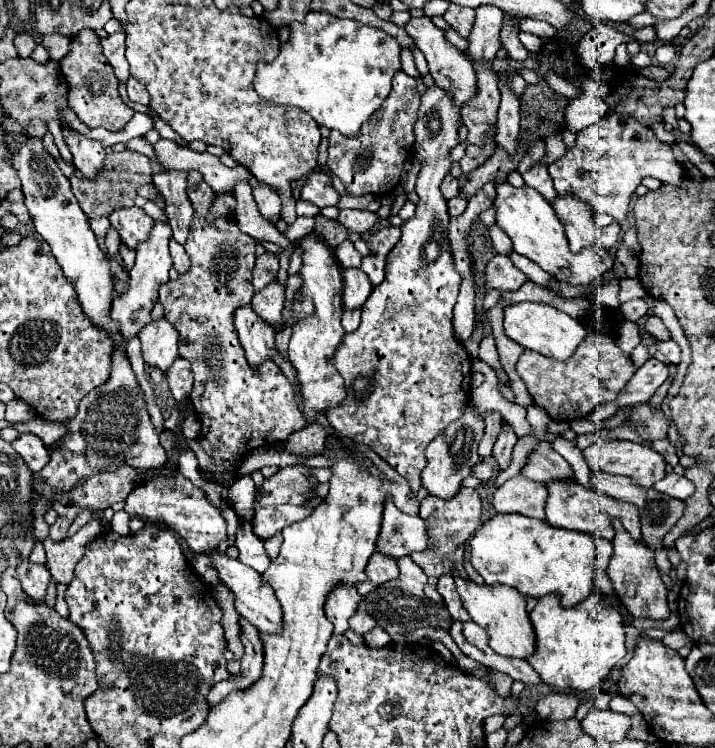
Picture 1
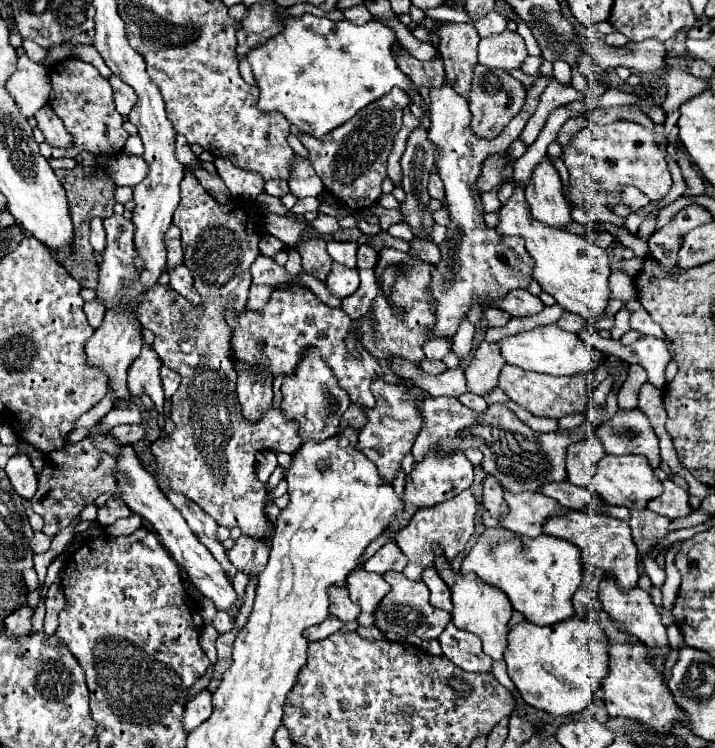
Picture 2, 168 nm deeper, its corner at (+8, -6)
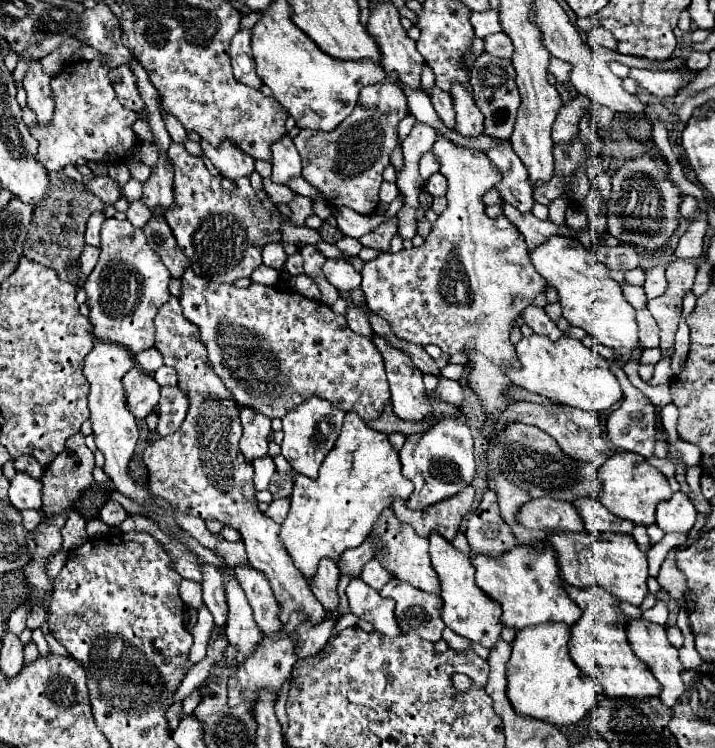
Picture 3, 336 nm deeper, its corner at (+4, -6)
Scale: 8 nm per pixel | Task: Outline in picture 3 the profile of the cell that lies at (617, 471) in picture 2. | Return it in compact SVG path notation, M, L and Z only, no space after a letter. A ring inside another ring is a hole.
M617 452L611 458L607 458L603 468L599 470L599 480L603 484L598 496L601 504L615 516L627 518L633 524L645 524L645 526L653 524L655 506L661 500L669 500L673 494L667 478L635 452Z

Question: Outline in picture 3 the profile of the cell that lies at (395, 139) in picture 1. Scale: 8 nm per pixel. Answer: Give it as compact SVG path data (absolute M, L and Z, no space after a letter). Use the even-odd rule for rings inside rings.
M381 82L363 88L357 108L339 128L331 132L307 128L293 138L303 158L303 178L319 188L331 206L349 206L359 214L373 214L379 204L381 172L391 164L391 148L397 144L397 124L407 114L407 98L397 84Z

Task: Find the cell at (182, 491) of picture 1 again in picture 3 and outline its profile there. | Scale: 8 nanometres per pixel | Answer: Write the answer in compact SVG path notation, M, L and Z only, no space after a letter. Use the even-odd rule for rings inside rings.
M115 500L105 502L105 506L103 506L101 512L99 512L99 518L101 518L107 526L119 526L127 516L129 516L129 514L125 512L125 508L123 508L119 502L115 502Z

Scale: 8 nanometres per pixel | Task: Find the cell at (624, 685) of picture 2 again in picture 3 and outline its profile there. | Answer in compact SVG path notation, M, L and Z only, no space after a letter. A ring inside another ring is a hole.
M565 584L565 590L583 612L577 624L571 626L569 654L579 668L583 668L593 680L597 680L603 686L603 696L611 700L613 698L649 700L651 696L659 696L661 684L655 680L651 670L631 650L631 644L625 634L627 616L621 614L617 606L611 606L611 604L617 604L619 600L599 586L579 590Z

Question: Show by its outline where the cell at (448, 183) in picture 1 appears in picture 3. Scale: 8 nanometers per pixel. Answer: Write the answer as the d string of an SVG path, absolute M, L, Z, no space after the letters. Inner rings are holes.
M433 174L427 182L425 182L425 190L431 194L431 196L445 196L447 192L447 180L443 174Z

